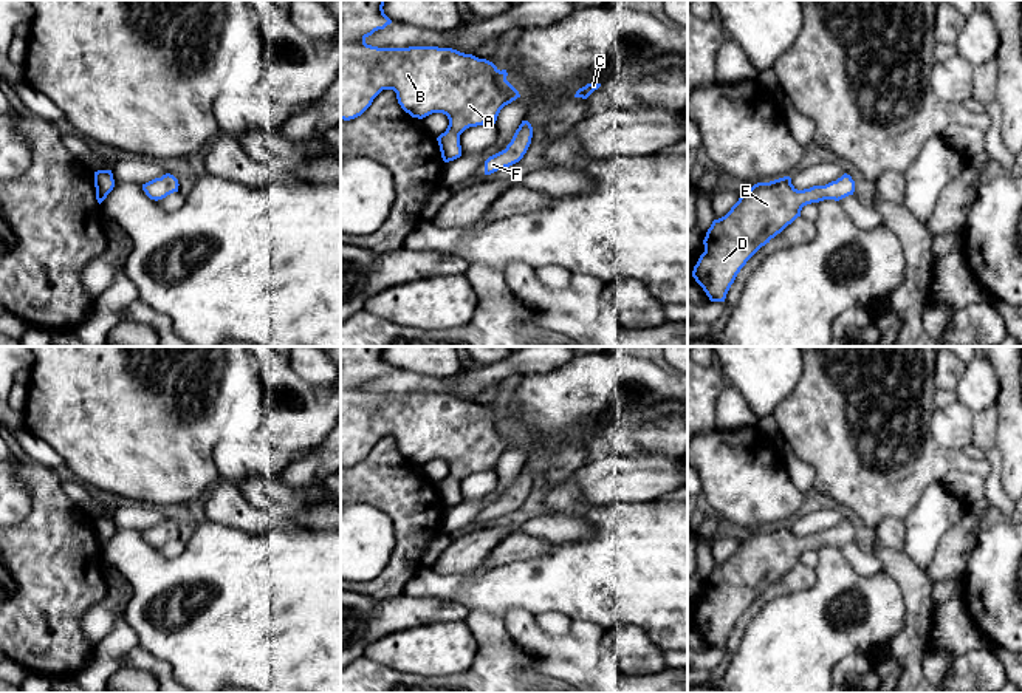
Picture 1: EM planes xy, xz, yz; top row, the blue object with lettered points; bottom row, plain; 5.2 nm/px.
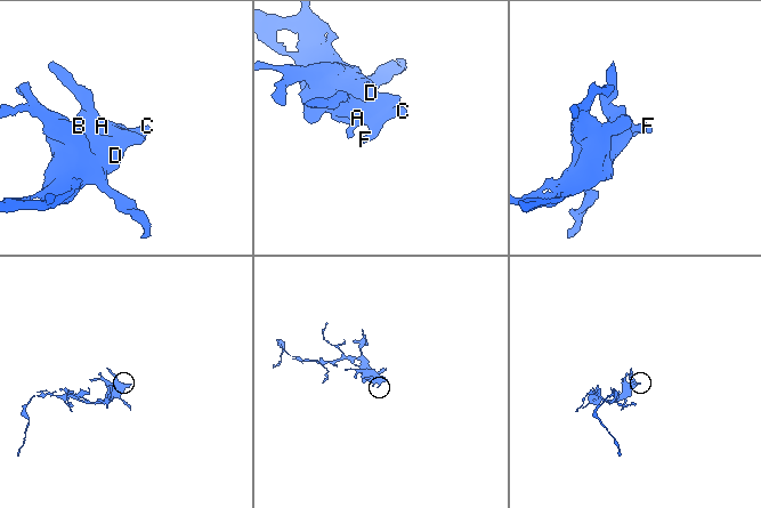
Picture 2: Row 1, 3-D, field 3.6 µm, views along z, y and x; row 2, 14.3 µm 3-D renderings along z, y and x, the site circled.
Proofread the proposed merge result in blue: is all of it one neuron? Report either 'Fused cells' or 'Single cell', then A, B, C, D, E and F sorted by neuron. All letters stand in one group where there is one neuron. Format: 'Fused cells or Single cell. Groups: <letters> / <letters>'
Single cell. Groups: A B C D E F

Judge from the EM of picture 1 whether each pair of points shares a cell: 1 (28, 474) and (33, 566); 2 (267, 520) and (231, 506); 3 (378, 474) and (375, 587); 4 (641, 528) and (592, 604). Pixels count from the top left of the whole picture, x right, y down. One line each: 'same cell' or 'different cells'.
1: same cell
2: same cell
3: same cell
4: same cell

